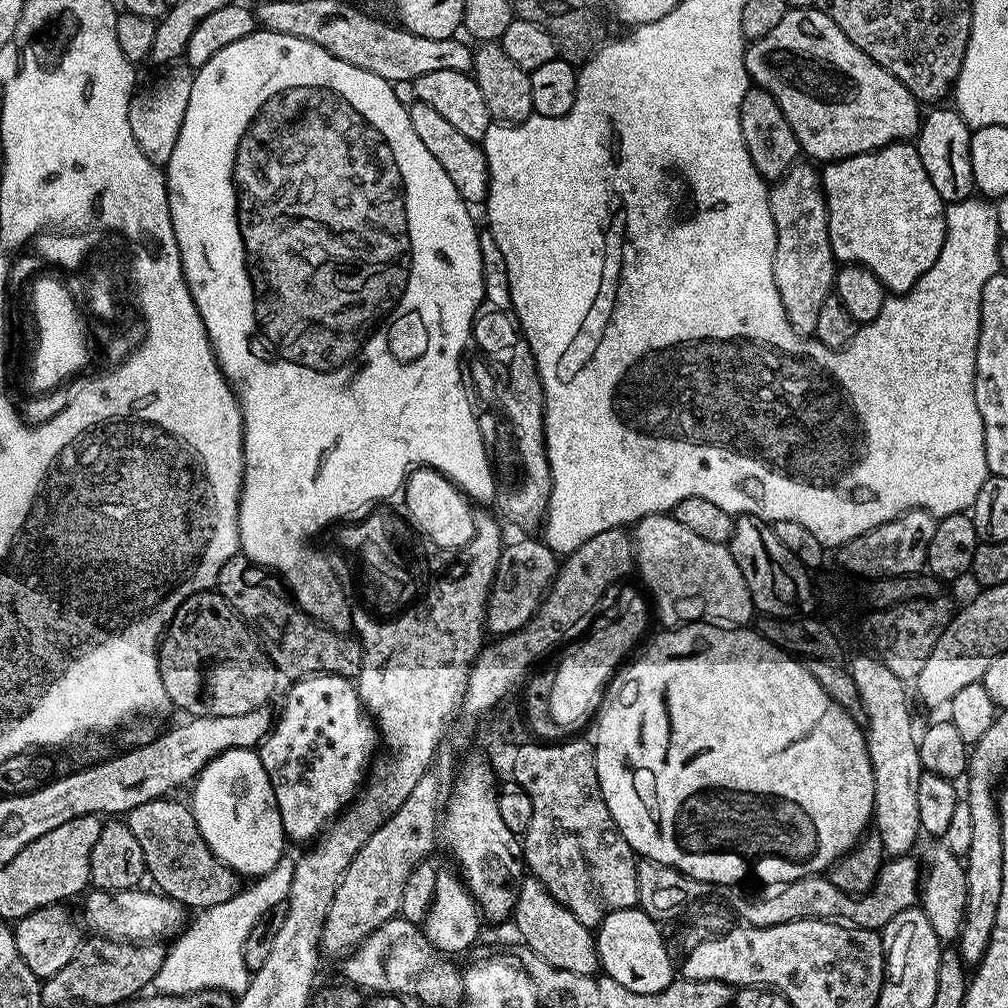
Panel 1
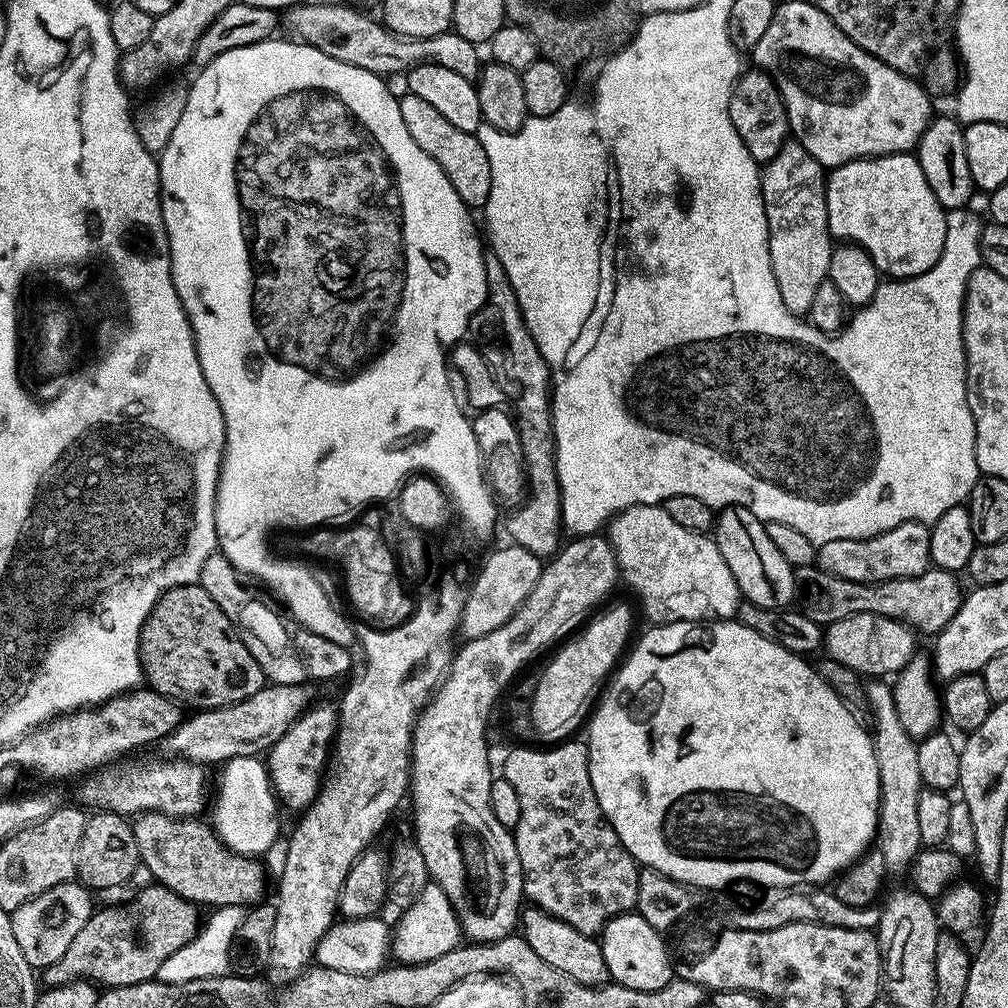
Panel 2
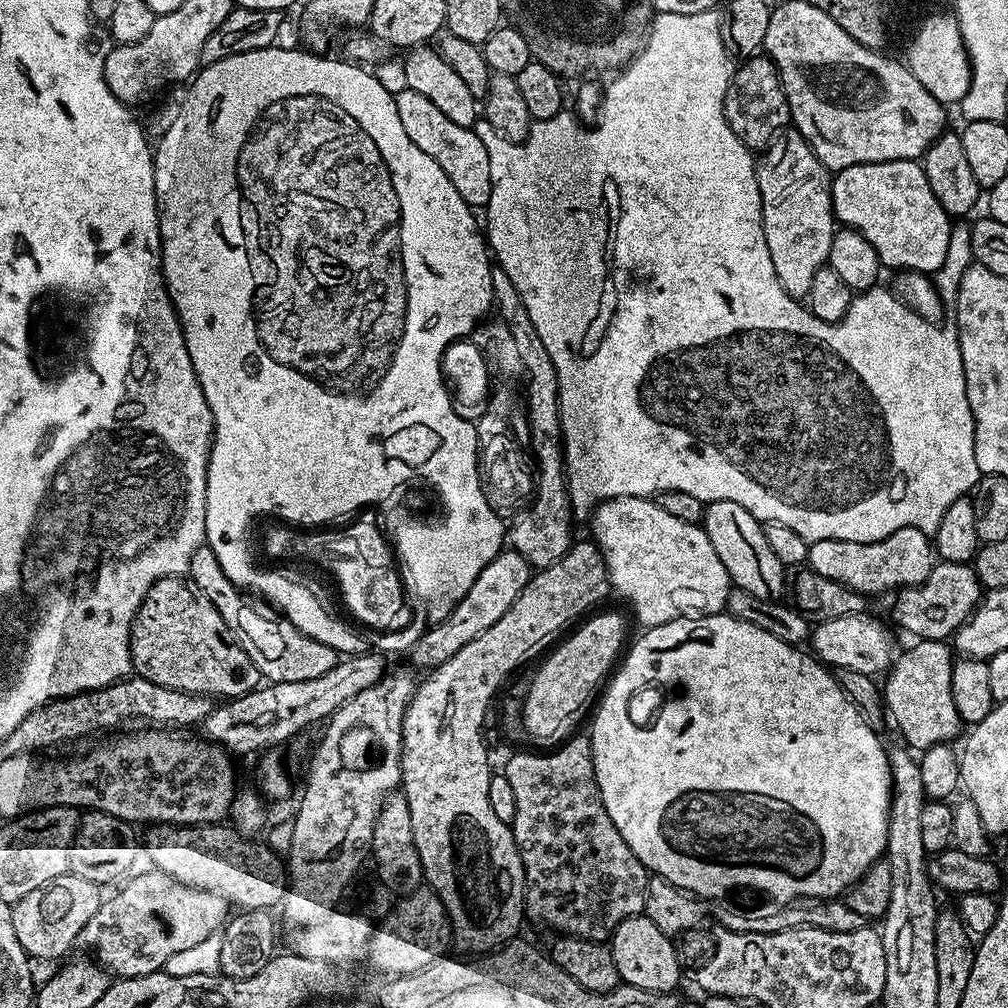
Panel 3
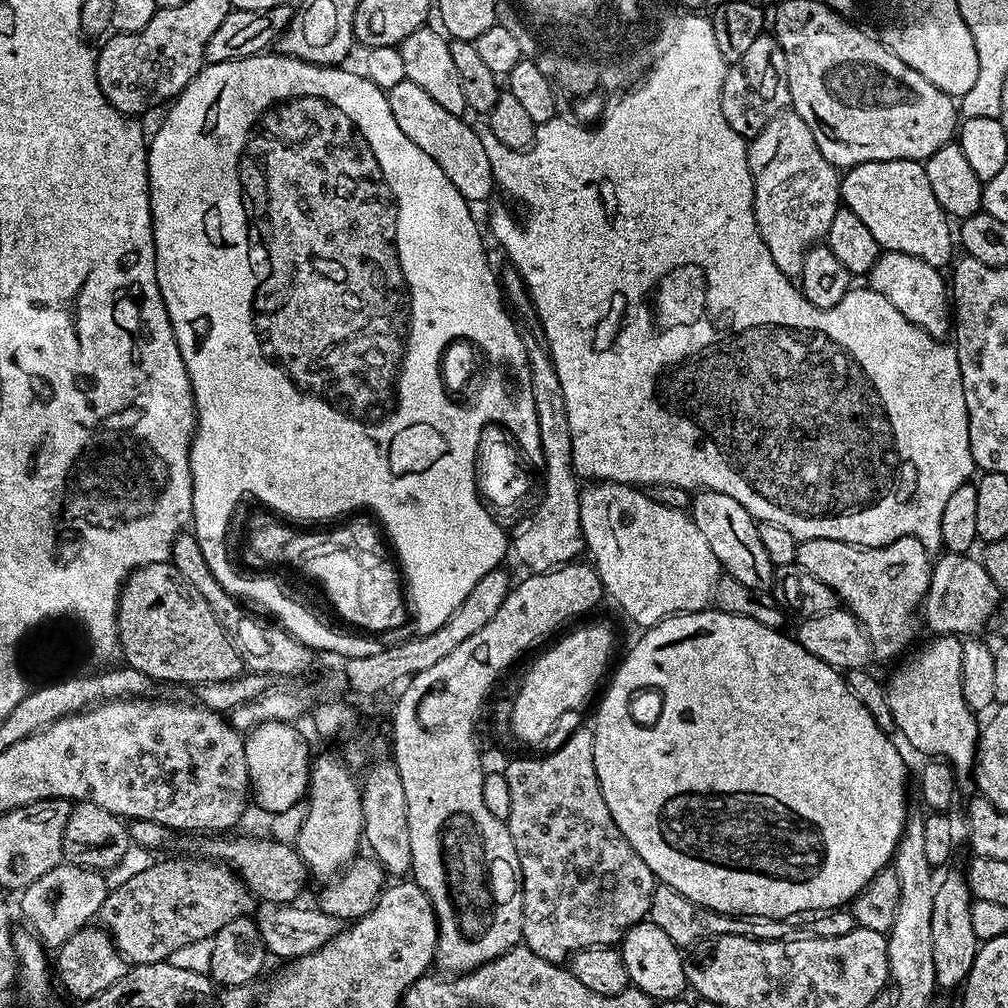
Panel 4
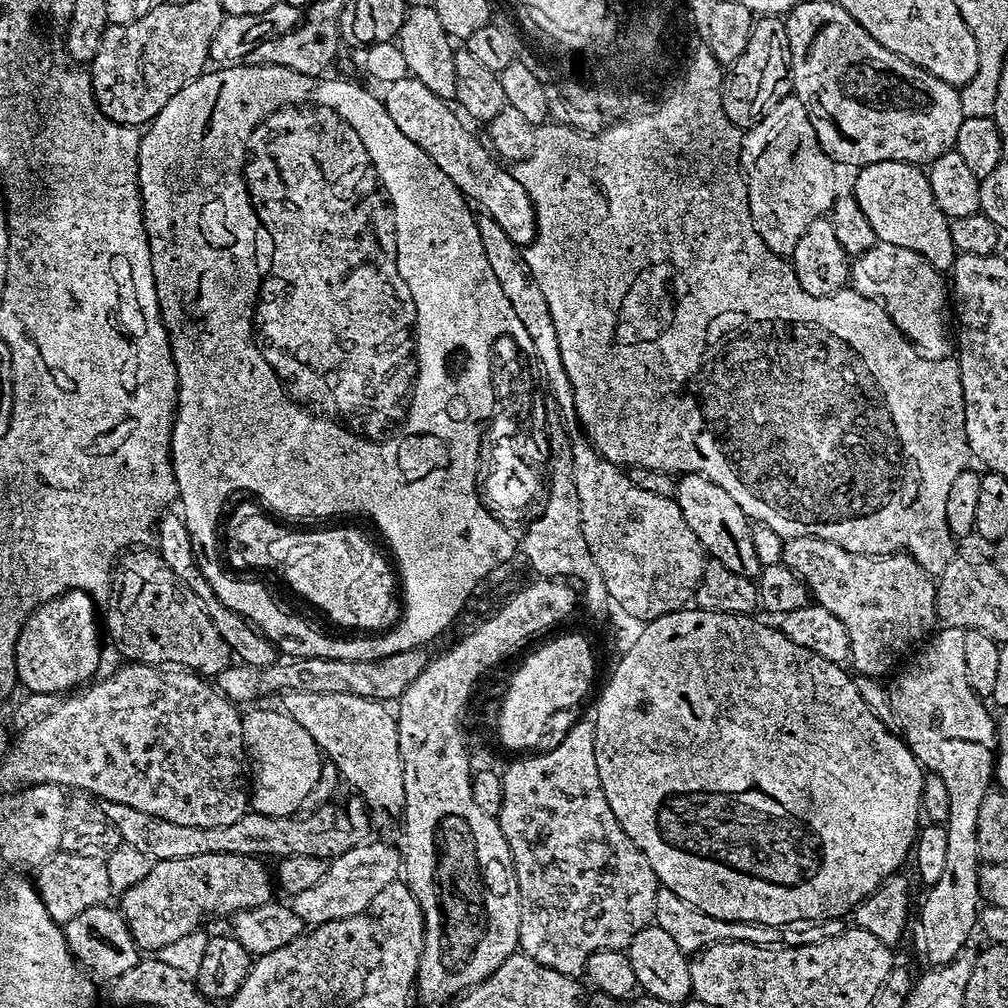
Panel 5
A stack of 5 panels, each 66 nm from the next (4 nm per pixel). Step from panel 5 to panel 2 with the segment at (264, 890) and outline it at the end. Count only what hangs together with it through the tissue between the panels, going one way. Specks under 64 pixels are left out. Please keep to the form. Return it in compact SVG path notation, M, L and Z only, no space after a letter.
M152 882L149 885L149 888L137 894L136 901L128 909L119 911L116 908L104 908L101 912L100 909L93 911L86 926L82 926L74 942L70 942L66 954L62 954L56 964L43 969L43 983L55 986L86 980L105 989L134 986L138 982L153 979L166 958L195 941L202 927L202 917L196 913L199 912L197 905L184 900L162 884Z

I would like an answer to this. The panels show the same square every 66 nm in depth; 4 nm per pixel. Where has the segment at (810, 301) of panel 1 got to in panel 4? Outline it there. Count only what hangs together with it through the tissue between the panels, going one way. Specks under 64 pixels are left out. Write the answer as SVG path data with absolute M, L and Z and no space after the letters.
M791 110L779 112L757 136L751 137L748 144L748 169L752 175L752 209L754 210L758 234L762 238L762 242L766 242L766 250L770 250L770 258L774 258L774 266L778 266L778 270L782 270L782 274L786 274L789 278L798 278L802 274L804 255L809 248L827 237L830 230L830 222L834 222L834 214L841 207L841 173L836 165L831 164L826 158L822 158L822 154L818 150L818 142L814 142L814 134L810 134L810 126L806 126L806 122L802 122L802 118L798 118L798 114Z

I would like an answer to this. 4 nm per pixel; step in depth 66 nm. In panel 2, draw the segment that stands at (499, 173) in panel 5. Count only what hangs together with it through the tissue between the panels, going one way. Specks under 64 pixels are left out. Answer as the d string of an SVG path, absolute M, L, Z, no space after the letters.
M407 95L399 99L402 110L402 122L406 122L406 130L410 130L410 138L442 166L446 178L450 178L450 186L462 198L469 209L483 209L490 194L490 158L486 158L486 150L482 150L482 142L478 142L475 134L466 130L458 130L458 126L450 126L434 106L429 106L423 98Z

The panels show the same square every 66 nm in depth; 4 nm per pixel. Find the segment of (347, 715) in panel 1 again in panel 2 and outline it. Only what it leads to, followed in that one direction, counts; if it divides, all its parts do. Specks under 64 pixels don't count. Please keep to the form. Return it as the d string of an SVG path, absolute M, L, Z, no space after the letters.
M314 704L293 722L266 753L266 767L272 780L272 790L276 793L279 803L285 809L293 808L296 814L303 813L304 809L314 802L334 752L338 727L337 705Z

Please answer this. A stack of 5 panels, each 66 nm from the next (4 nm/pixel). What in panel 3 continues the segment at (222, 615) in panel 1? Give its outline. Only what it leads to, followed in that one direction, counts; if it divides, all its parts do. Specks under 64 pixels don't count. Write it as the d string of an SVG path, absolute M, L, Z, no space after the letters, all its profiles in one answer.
M183 575L164 576L152 583L132 619L128 645L133 673L150 682L158 682L158 686L197 692L199 696L235 698L253 692L262 680L260 671L254 666L254 662L250 662L246 650L242 650L230 626L222 622L222 614L214 610L214 602L210 602L210 598L206 598L206 594L202 594L202 590L198 590L198 586Z

